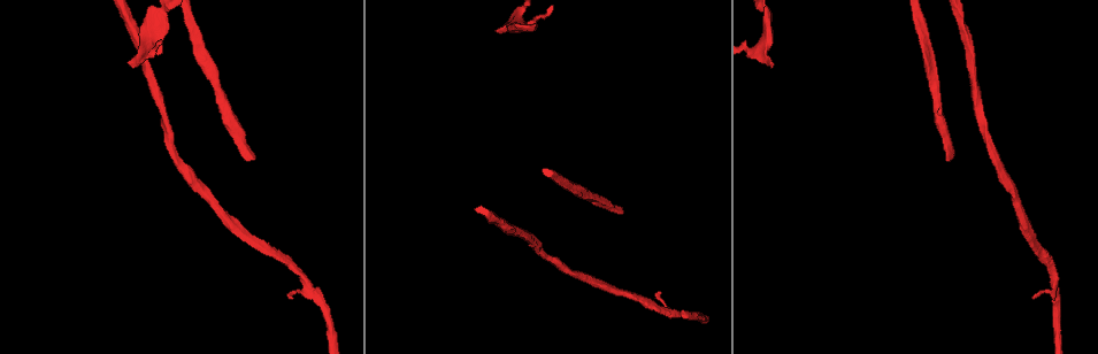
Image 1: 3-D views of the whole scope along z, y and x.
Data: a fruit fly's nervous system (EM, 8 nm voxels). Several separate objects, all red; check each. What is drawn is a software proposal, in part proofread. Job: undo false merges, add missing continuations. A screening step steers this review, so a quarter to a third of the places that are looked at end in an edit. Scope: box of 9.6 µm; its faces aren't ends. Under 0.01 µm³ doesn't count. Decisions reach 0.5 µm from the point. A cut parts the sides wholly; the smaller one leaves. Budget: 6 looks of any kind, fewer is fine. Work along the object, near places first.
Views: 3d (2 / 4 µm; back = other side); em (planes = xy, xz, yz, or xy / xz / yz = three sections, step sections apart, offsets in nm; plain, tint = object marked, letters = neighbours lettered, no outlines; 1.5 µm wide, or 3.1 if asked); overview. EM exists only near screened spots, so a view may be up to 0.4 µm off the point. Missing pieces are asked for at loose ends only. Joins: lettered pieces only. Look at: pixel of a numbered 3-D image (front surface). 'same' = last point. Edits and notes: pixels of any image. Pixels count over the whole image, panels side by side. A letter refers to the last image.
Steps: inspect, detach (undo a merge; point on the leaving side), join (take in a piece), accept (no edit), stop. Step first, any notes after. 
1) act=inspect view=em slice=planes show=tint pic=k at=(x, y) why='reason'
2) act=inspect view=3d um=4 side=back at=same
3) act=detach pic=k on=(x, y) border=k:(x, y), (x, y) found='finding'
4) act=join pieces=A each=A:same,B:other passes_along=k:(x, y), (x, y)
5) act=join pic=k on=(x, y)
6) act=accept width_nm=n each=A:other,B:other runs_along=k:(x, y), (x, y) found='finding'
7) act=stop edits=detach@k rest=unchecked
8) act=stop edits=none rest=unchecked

act=inspect view=3d um=4 pic=1 at=(290, 298) why='free end'

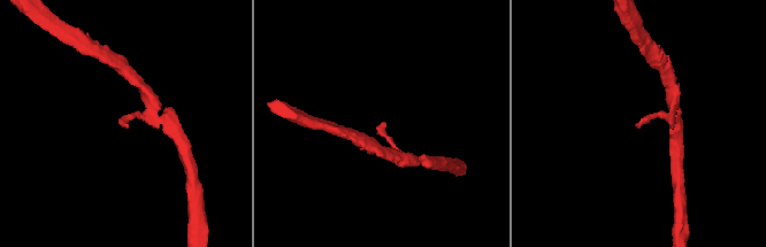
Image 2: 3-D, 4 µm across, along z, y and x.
act=inspect view=em slice=yz step=4 show=tint pic=2 at=(126, 126)

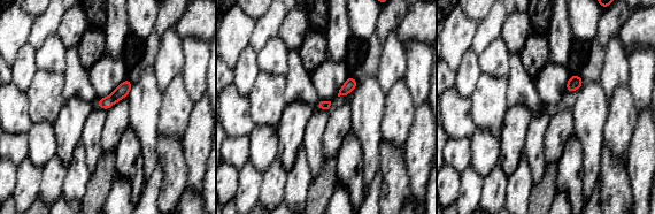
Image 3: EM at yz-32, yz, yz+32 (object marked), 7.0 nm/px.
act=inspect view=em slice=planes show=letters at=same

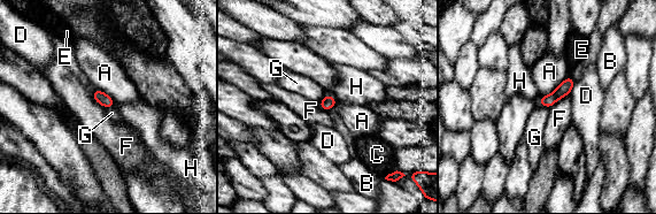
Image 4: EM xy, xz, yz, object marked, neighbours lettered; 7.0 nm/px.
act=accept each=A:other,B:other,C:other,D:other,E:other,F:other,G:other,H:other border=4:(91, 94), (106, 107) found='none of them fits'

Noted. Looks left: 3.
act=inspect view=3d um=4 side=back pic=1 at=(254, 157) why='free end'

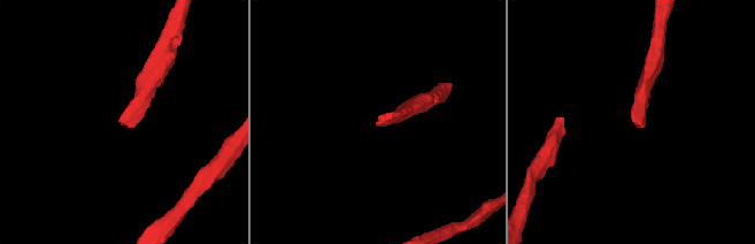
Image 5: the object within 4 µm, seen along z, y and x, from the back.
act=inspect view=em slice=planes show=plain pic=5 at=(377, 124) why='need the tissue'

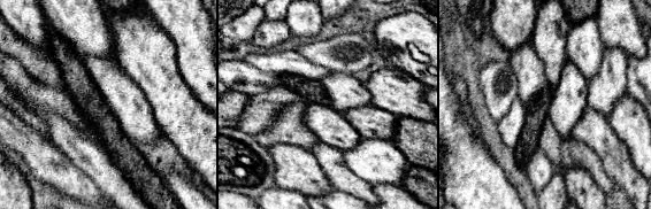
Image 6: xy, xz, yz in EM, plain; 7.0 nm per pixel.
act=inspect view=em slice=planes show=letters at=same

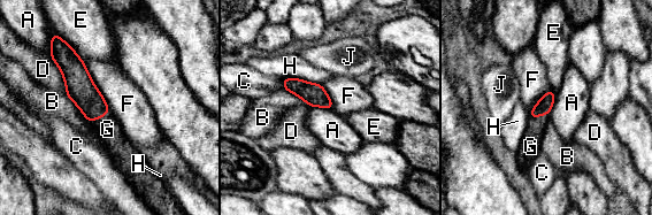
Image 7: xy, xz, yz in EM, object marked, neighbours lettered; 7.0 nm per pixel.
act=join pieces=G each=A:other,B:other,C:other,D:other,E:other,F:other,G:same,H:other,J:other passes_along=7:(81, 90), (100, 117), (107, 129) found='it goes on there'

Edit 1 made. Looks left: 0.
act=stop edits=join@7 rest=unchecked

